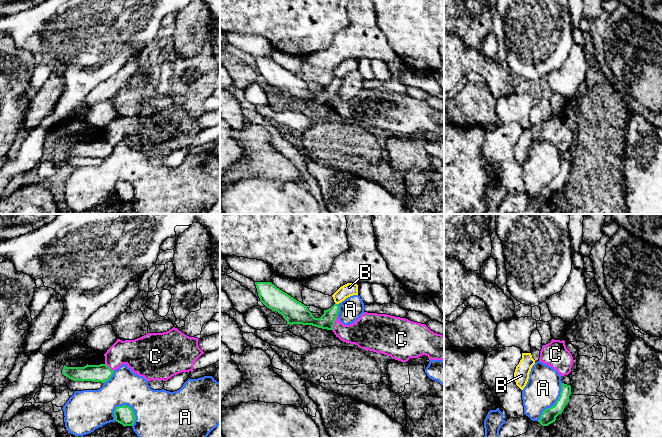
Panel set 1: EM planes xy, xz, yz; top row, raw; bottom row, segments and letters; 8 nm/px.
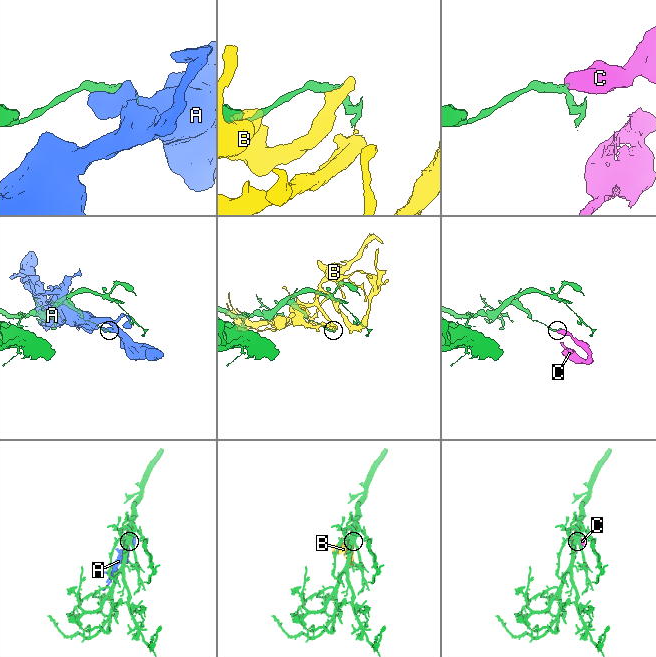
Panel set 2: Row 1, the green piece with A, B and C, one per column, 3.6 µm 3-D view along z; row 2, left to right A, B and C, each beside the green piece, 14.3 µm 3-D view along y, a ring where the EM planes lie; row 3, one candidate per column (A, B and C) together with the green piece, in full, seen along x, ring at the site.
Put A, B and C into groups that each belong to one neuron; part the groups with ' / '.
A / B C

